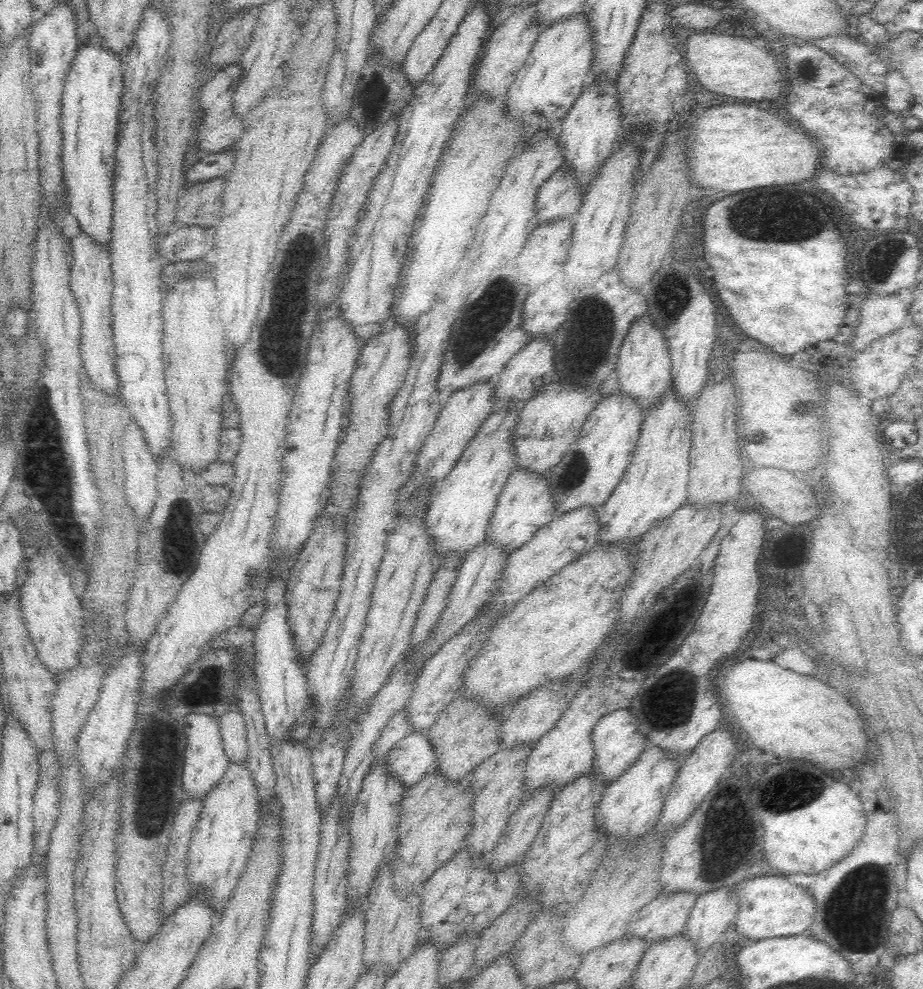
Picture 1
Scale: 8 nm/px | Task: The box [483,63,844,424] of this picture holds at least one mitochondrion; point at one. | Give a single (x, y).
(766, 215)

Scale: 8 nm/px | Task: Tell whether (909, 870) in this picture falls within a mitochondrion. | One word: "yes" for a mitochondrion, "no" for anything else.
no

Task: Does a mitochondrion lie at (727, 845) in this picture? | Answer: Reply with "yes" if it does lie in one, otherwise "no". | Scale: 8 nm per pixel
yes

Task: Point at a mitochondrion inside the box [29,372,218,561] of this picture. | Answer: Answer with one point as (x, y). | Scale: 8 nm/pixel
(45, 449)

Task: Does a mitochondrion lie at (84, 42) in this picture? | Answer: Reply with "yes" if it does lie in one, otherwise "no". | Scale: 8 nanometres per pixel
no

